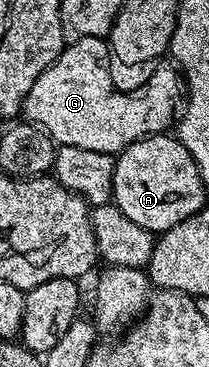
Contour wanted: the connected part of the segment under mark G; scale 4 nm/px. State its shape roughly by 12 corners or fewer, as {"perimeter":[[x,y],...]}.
{"perimeter":[[106,38],[67,43],[22,118],[59,147],[124,151],[170,132],[182,74],[111,80]]}

